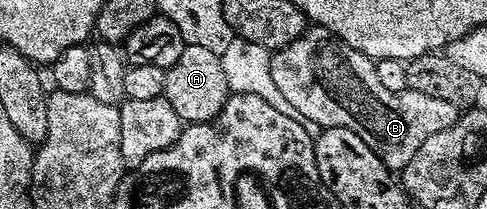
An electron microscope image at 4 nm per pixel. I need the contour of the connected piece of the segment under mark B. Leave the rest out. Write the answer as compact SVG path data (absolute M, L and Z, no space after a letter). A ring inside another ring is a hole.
M313 25L305 30L291 45L281 47L272 52L270 75L279 93L286 98L291 107L302 120L317 122L326 127L346 127L351 133L359 133L363 141L379 156L390 171L397 173L406 167L411 157L439 129L447 129L456 121L459 108L451 105L451 101L439 101L439 97L427 97L427 93L415 93L411 90L392 91L379 81L377 64L363 53L351 49L339 37L335 37L327 29Z

